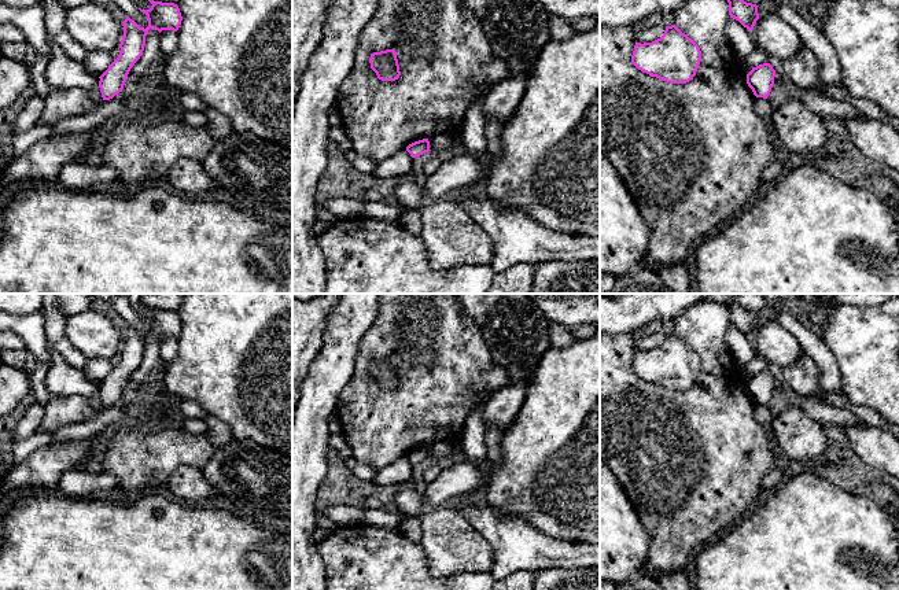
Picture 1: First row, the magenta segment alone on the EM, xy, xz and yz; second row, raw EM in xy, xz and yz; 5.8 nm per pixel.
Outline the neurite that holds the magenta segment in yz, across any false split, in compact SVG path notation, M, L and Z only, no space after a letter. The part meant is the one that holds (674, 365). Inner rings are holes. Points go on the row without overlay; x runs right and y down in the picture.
M675 332L666 333L663 343L652 350L635 350L631 370L652 384L670 391L686 391L696 383L701 368L699 353L684 342Z

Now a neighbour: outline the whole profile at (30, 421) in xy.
M34 402L18 421L15 428L15 440L21 440L33 435L40 428L44 414L45 406Z

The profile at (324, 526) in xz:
M320 515L314 527L314 541L318 543L336 530L336 526L327 516Z

